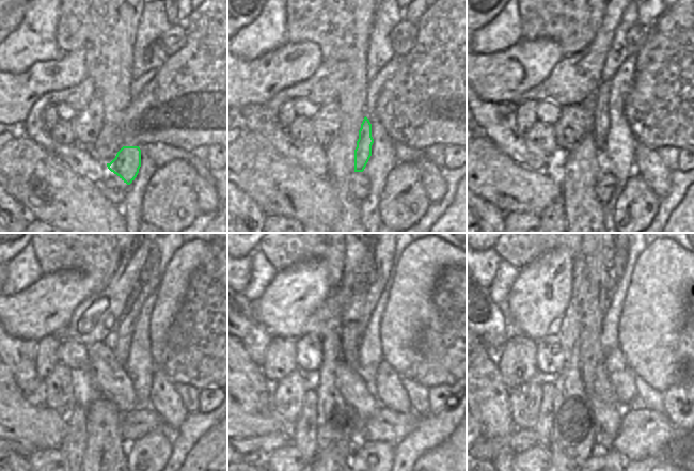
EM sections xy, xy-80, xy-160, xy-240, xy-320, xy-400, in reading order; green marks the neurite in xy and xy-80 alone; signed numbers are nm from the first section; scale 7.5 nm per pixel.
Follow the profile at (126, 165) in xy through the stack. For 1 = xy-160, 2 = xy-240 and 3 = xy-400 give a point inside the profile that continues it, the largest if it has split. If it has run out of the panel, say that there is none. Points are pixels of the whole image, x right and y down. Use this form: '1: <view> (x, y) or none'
1: xy-160 (600, 129)
2: xy-240 (120, 343)
3: xy-400 (620, 255)

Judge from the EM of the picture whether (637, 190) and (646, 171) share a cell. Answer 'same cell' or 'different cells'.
different cells

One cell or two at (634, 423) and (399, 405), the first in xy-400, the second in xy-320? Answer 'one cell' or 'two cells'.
two cells

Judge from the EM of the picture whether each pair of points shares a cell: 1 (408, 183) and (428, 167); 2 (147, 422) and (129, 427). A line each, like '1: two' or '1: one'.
1: two
2: one

